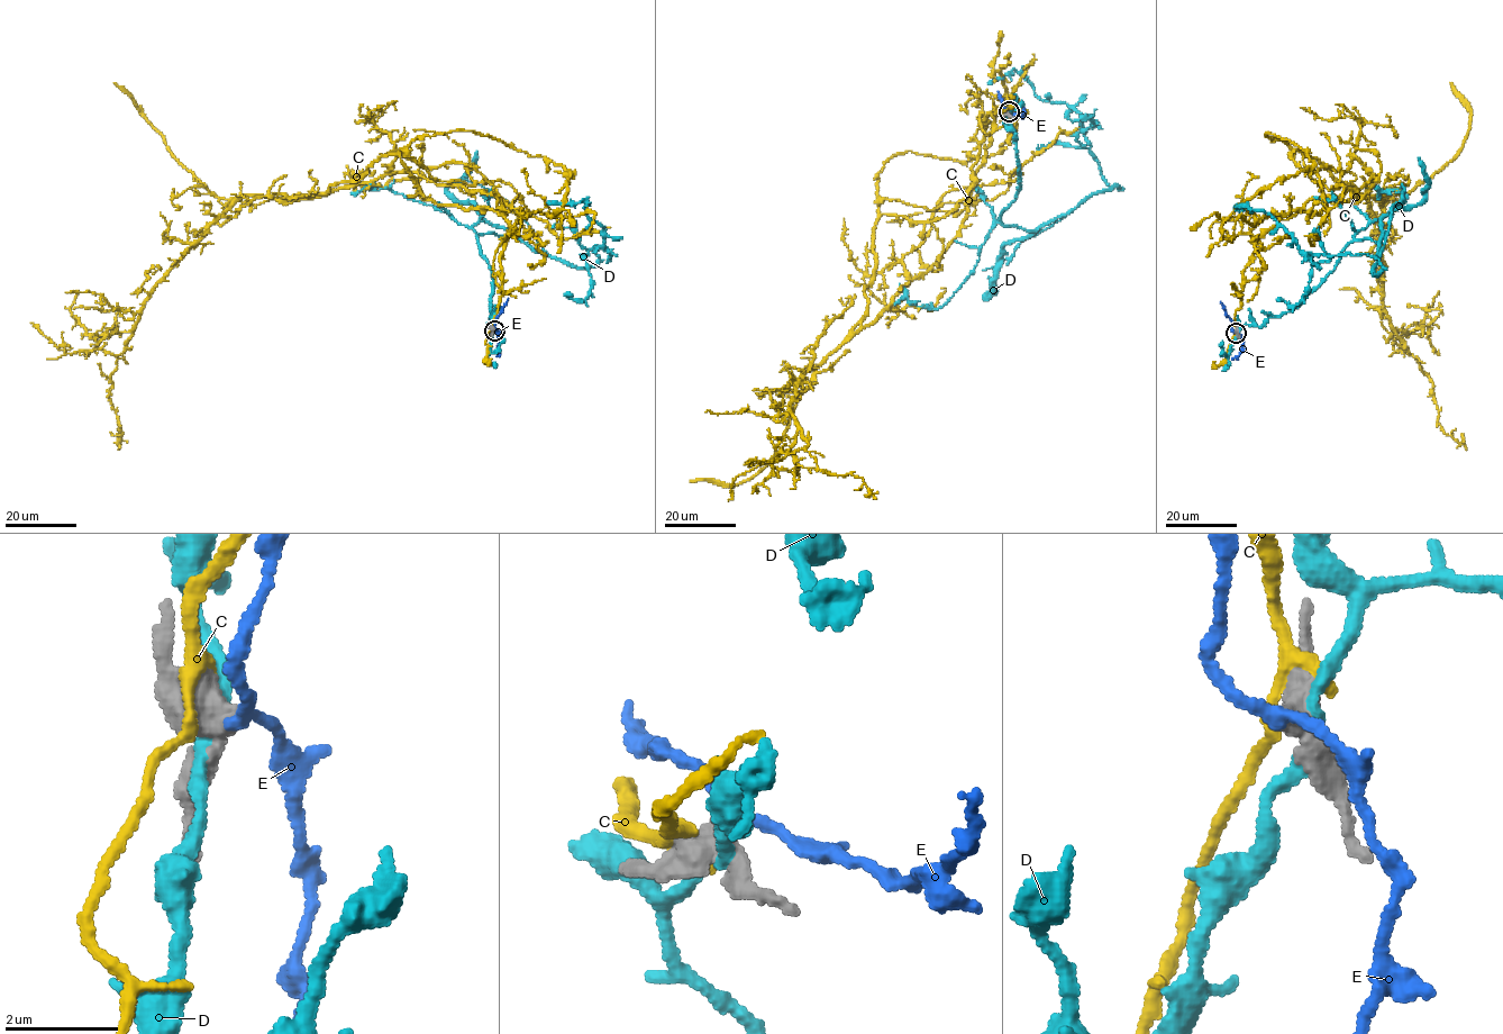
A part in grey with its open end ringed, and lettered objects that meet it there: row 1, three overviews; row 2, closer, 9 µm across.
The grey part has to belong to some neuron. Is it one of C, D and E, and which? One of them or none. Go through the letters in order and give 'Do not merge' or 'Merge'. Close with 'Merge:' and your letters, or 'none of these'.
C: Do not merge
D: Do not merge
E: Merge
Merge: E

